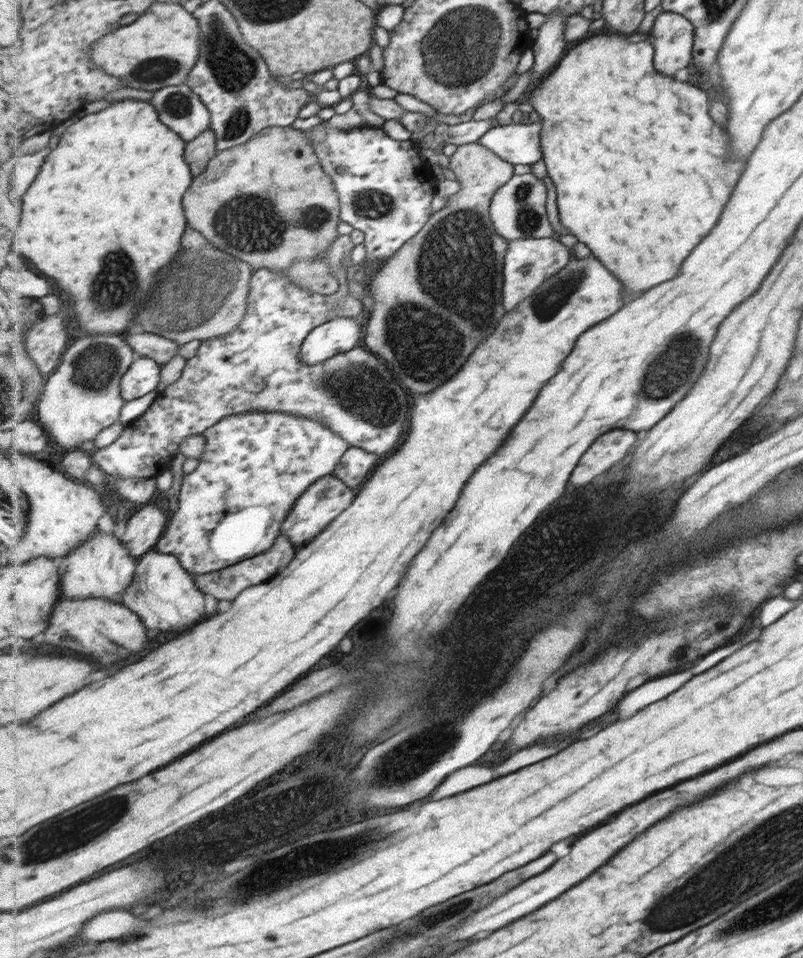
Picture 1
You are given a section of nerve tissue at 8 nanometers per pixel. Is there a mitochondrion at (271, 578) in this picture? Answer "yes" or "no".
no

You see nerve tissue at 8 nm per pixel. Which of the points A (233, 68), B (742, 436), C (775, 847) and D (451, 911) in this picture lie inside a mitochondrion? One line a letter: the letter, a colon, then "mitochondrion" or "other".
A: mitochondrion
B: other
C: mitochondrion
D: other

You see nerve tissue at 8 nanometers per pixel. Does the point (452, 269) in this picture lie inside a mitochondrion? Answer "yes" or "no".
yes

